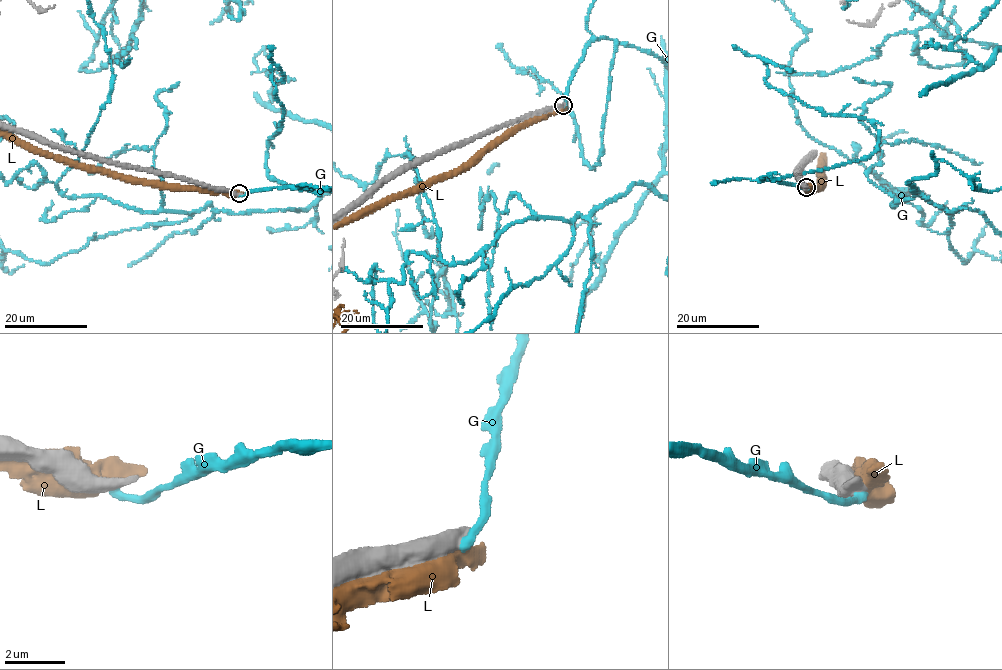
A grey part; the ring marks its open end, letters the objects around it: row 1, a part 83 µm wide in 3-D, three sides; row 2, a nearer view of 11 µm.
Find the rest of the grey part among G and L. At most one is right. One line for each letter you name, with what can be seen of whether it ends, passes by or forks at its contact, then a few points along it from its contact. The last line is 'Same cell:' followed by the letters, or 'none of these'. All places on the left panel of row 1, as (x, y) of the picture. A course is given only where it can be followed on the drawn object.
Same cell: none of these

